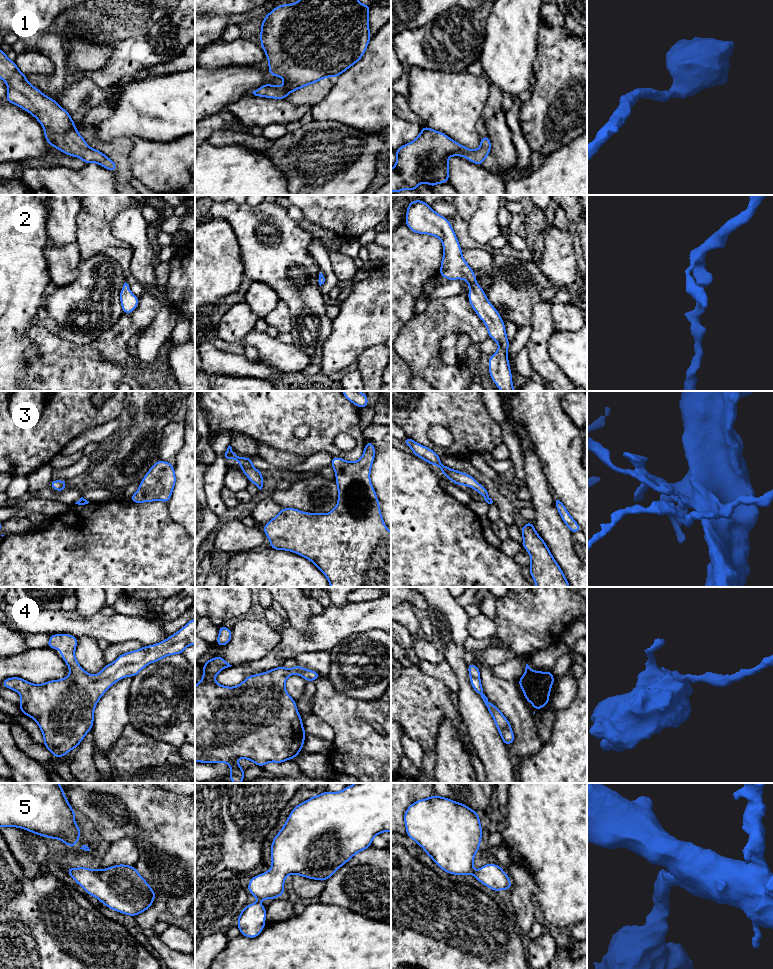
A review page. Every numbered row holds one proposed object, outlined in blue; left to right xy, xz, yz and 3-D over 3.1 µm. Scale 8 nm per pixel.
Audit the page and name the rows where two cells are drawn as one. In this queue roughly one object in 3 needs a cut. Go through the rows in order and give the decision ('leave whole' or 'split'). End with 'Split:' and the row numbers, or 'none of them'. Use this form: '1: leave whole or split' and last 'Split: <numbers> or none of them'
1: leave whole
2: leave whole
3: leave whole
4: leave whole
5: leave whole
Split: none of them

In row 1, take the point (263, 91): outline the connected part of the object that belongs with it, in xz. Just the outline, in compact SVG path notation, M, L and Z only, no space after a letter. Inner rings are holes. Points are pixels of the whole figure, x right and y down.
M298 0L293 4L275 7L262 21L260 41L269 62L269 74L285 81L283 86L264 84L252 93L255 96L286 99L293 91L327 77L338 77L357 63L365 53L371 34L369 31L369 11L372 6L358 0Z

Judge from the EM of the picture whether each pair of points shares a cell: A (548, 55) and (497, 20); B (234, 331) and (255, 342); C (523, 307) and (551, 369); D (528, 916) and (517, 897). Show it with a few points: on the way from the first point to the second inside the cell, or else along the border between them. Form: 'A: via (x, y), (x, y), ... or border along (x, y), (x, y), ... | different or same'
A: border along (540, 24), (536, 59), (532, 70) | different
B: border along (253, 329), (243, 341) | different
C: border along (542, 301), (533, 307), (529, 324) | different
D: via (524, 911), (521, 902) | same

